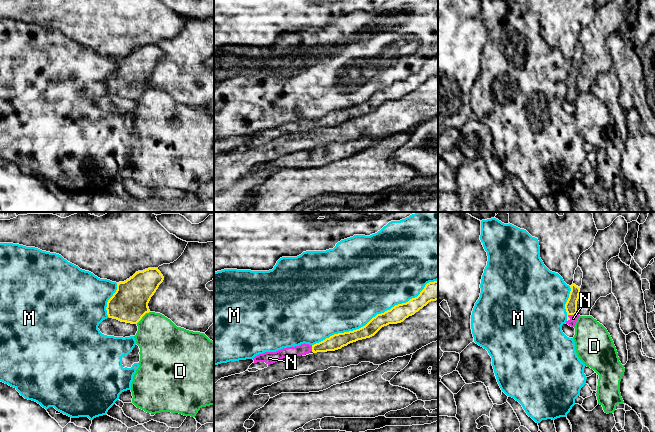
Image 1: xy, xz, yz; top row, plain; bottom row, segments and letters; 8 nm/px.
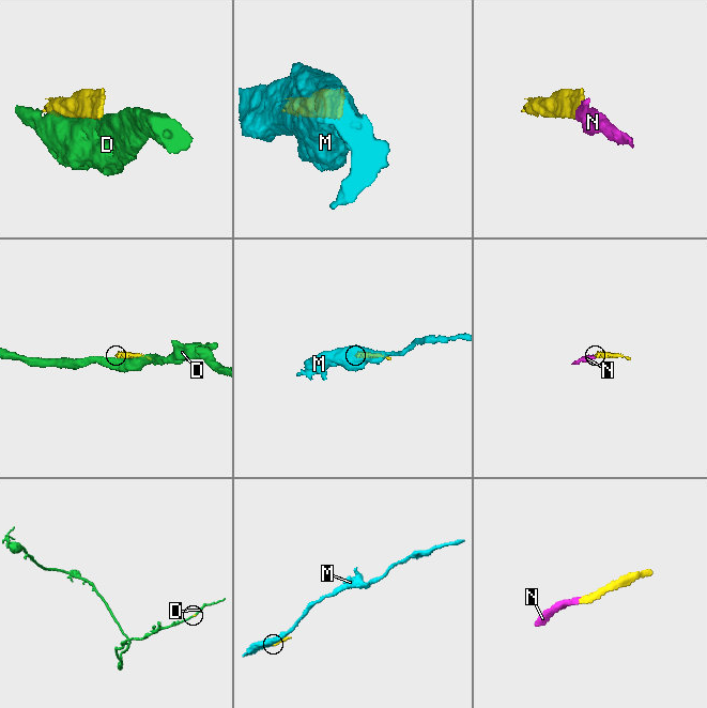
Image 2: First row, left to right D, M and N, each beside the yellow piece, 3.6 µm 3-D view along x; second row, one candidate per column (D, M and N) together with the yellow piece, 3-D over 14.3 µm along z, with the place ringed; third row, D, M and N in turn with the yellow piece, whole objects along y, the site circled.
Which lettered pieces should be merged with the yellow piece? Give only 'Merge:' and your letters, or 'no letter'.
Merge: N

